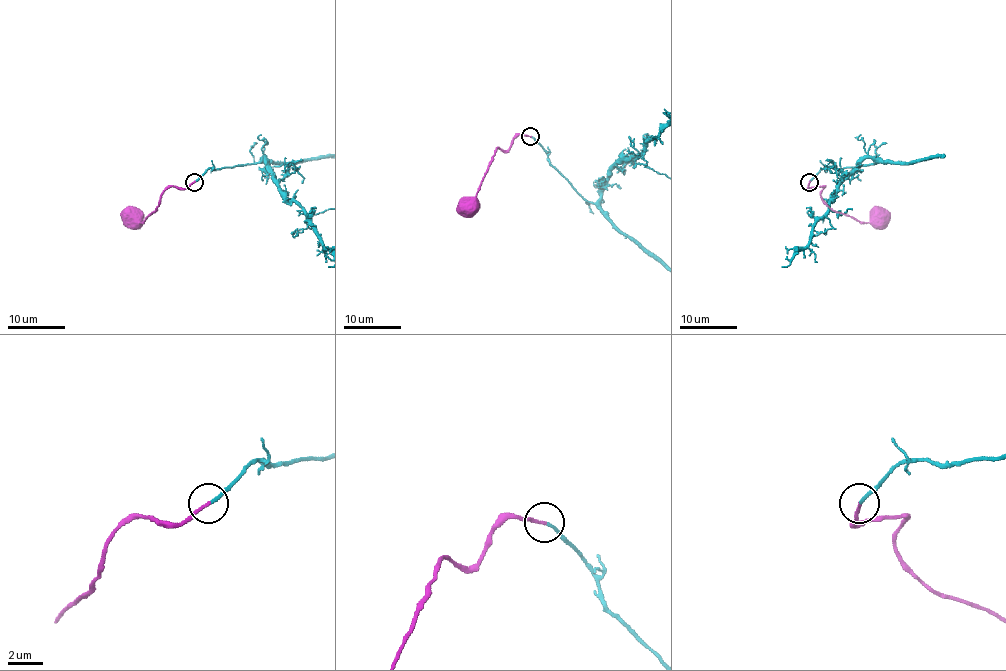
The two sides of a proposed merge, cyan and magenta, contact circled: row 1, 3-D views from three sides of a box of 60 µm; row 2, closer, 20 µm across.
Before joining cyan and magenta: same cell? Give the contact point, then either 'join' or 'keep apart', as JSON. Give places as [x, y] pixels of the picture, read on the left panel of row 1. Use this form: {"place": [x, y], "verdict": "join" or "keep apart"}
{"place": [194, 182], "verdict": "join"}

